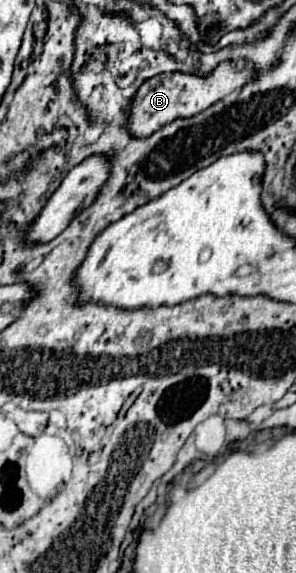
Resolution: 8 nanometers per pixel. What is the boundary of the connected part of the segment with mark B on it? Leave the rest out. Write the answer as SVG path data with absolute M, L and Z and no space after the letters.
M233 61L221 63L209 77L197 77L197 75L185 75L185 73L163 73L157 77L147 79L139 89L137 95L133 97L129 105L129 117L127 117L127 131L131 137L149 137L151 133L159 131L163 125L183 119L183 117L193 117L225 95L241 89L247 81L253 79L253 65L245 63L239 67Z

